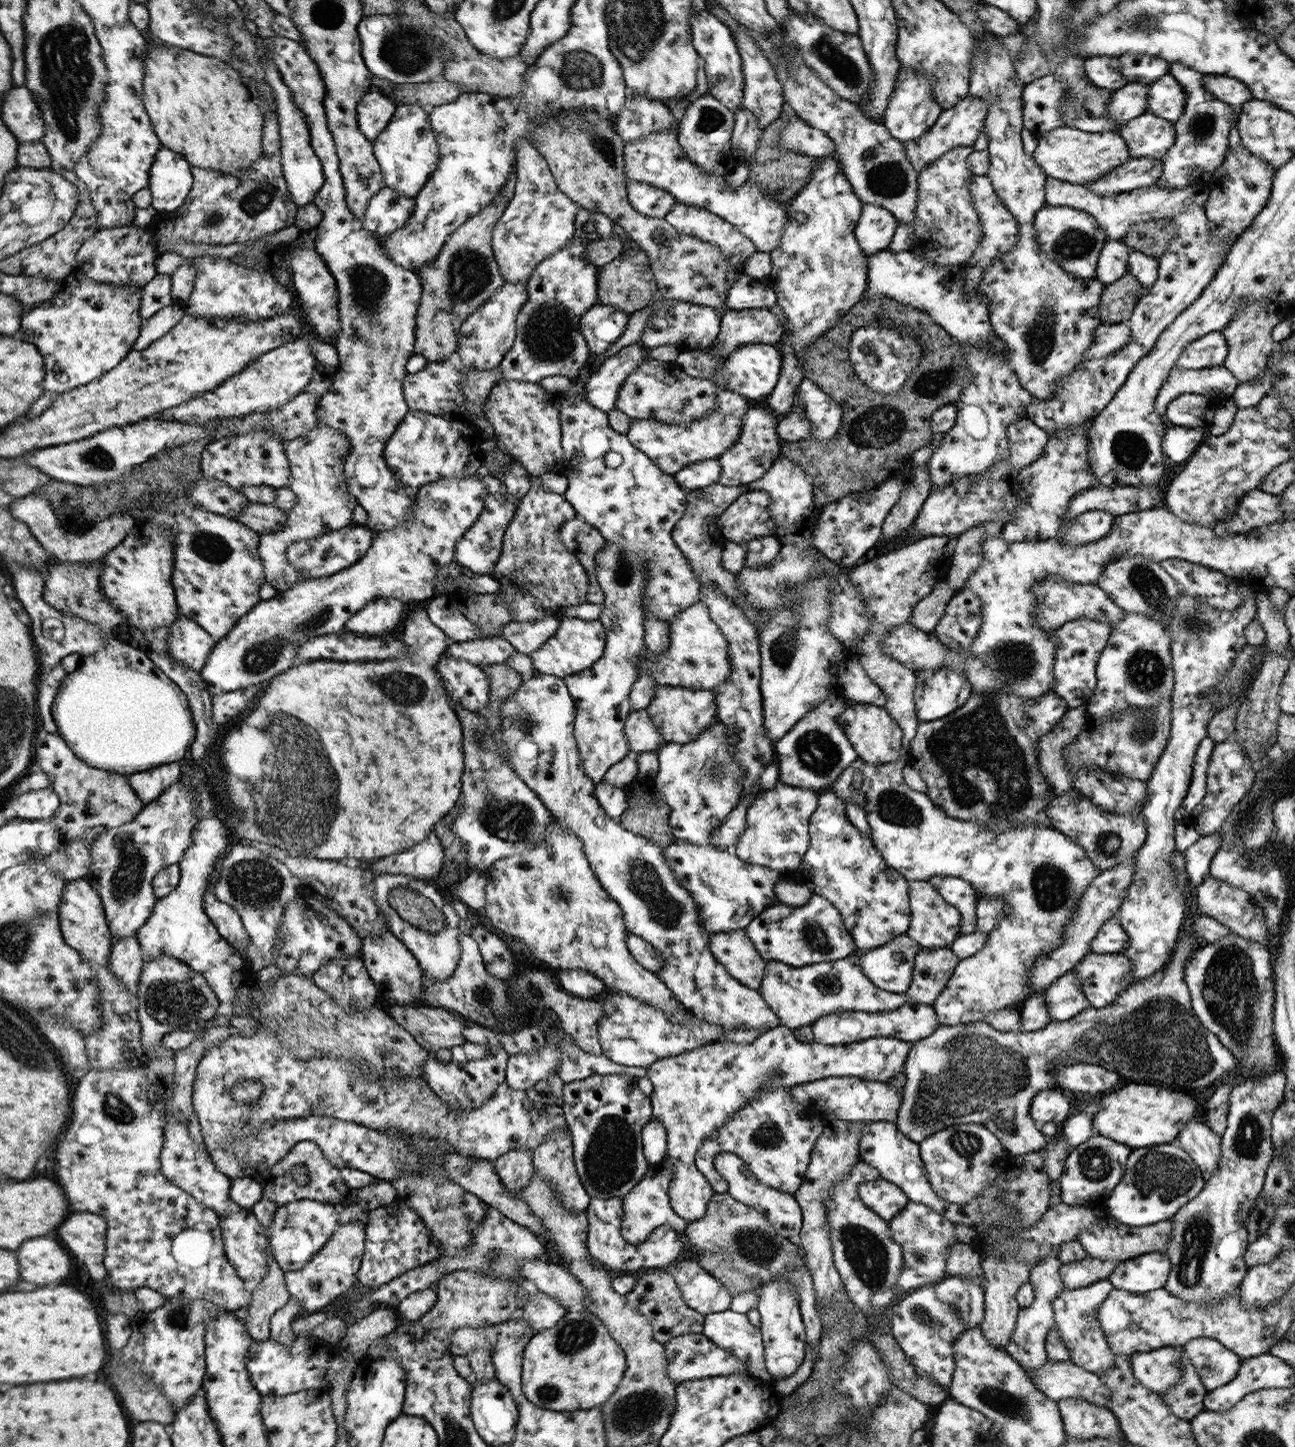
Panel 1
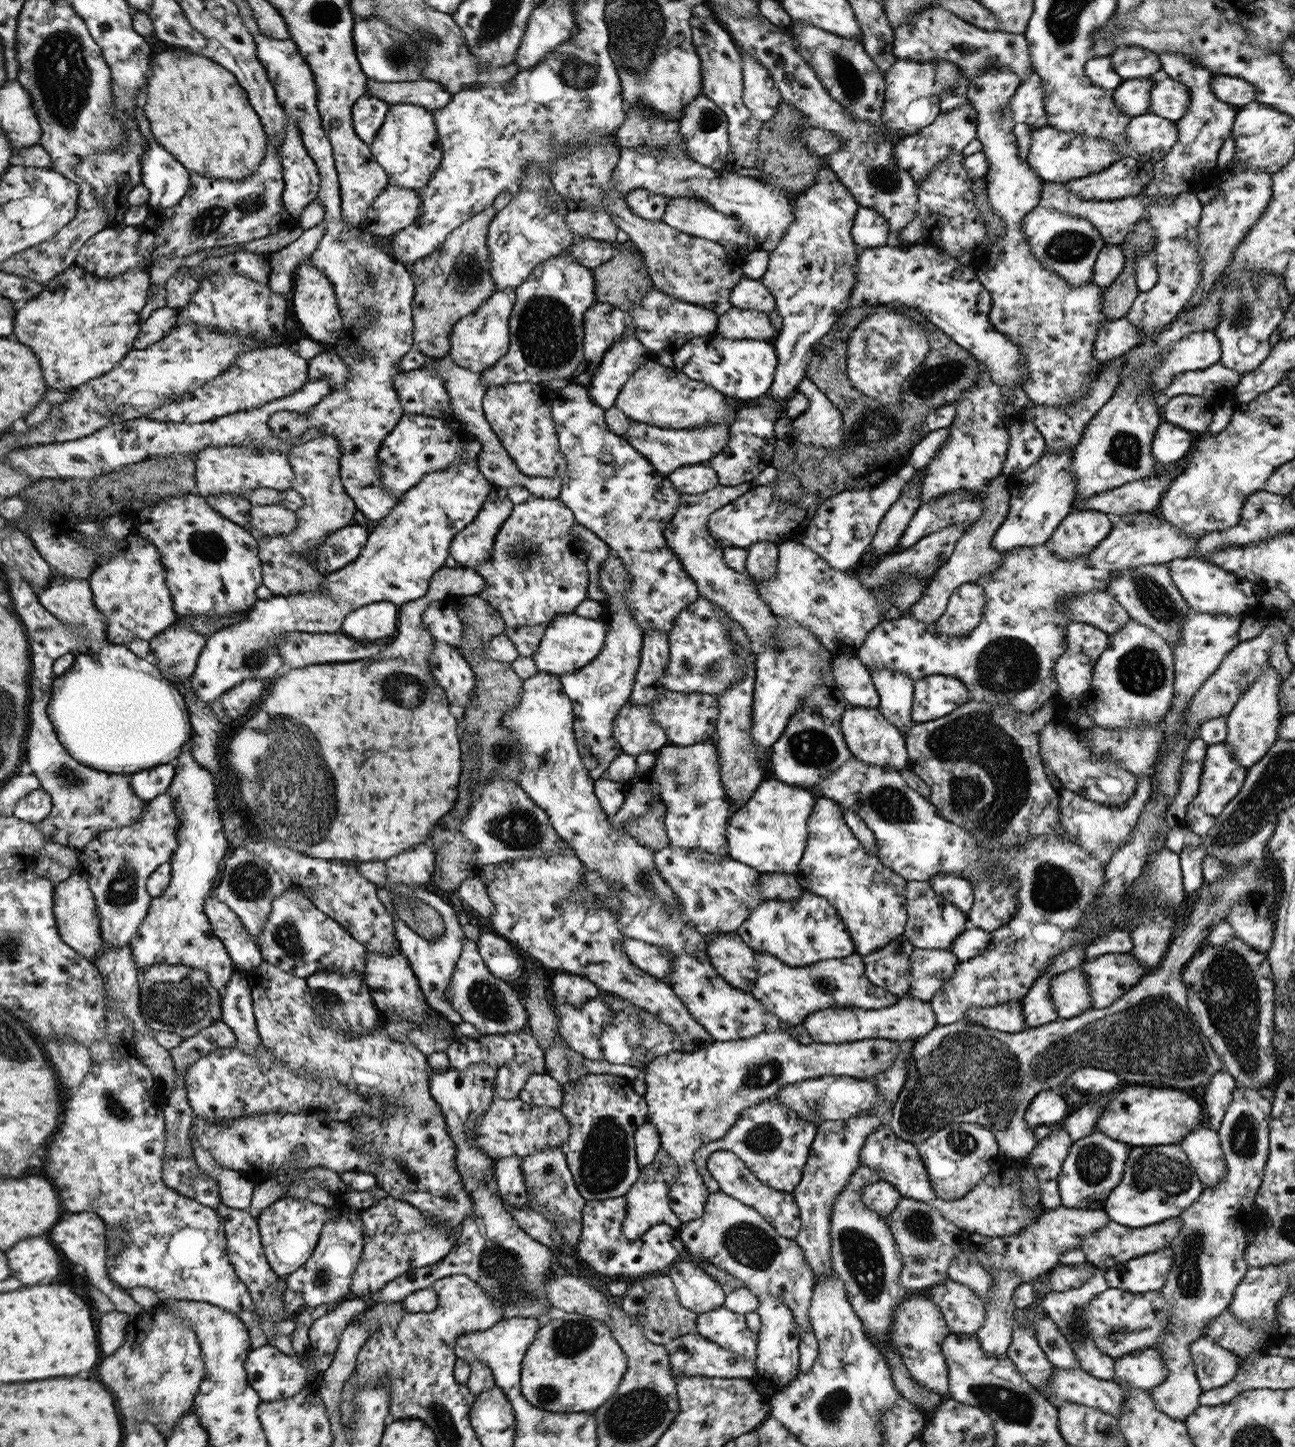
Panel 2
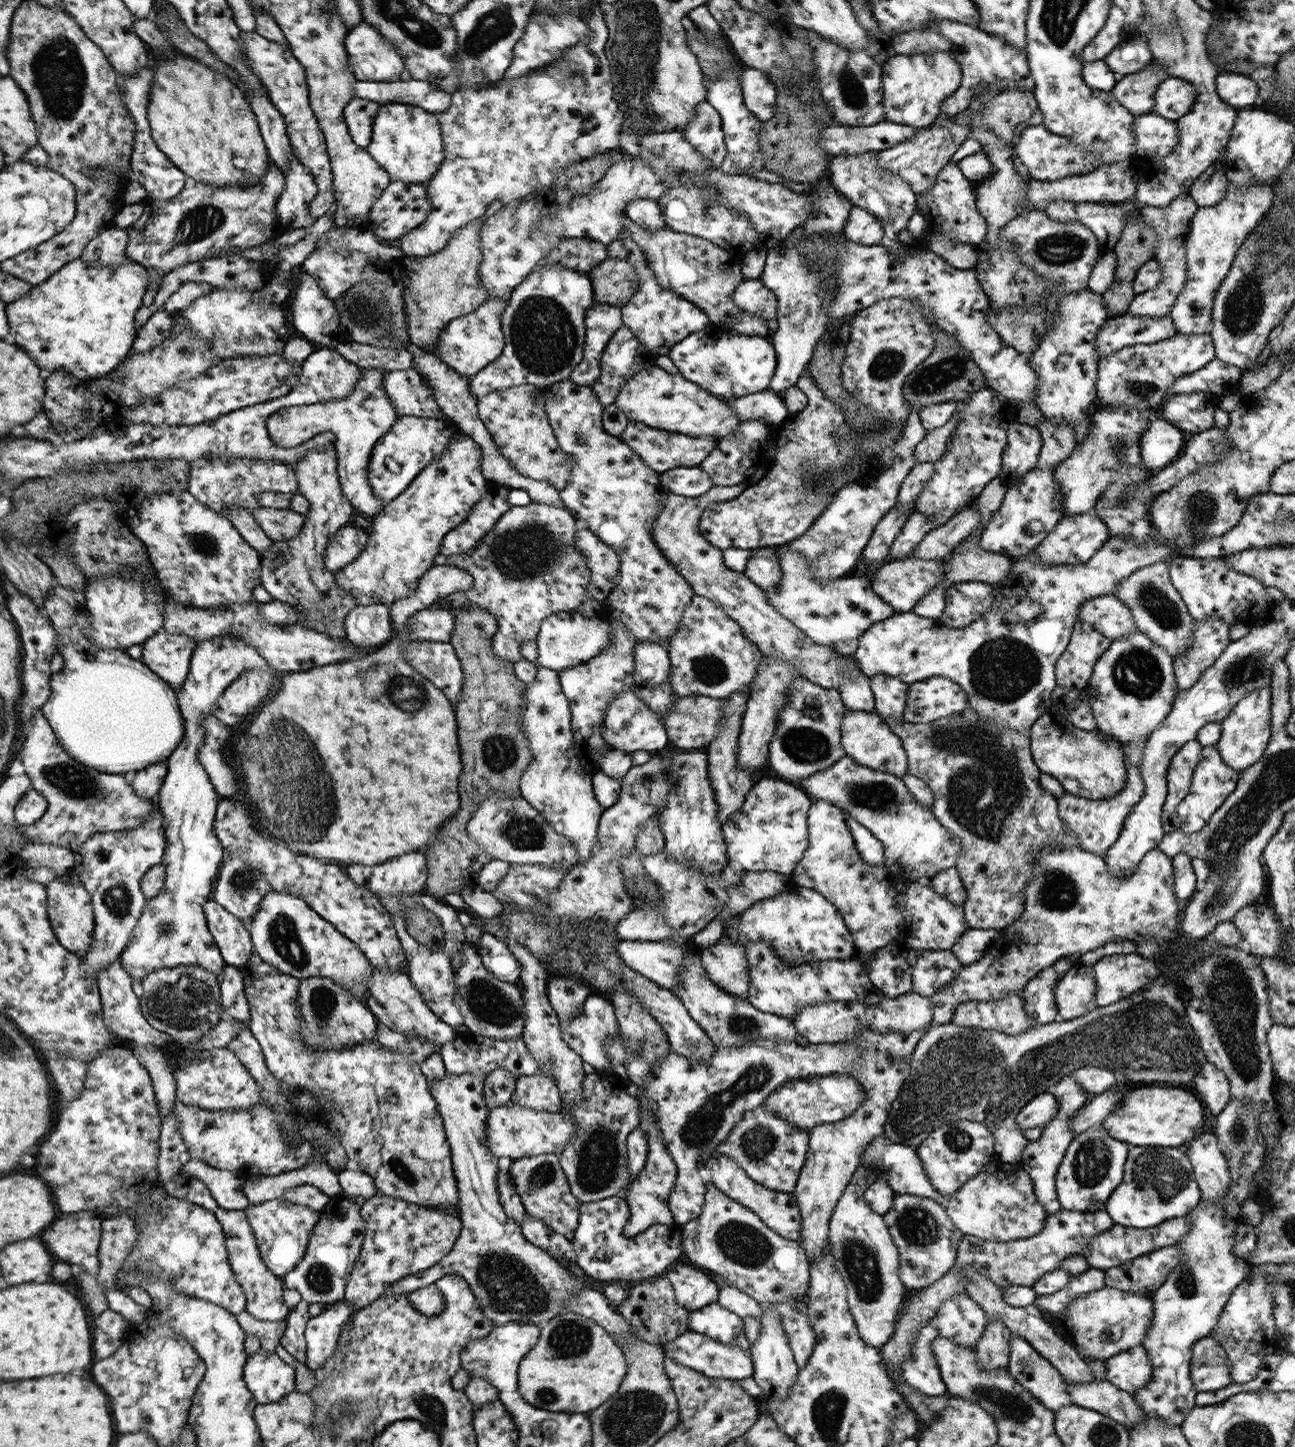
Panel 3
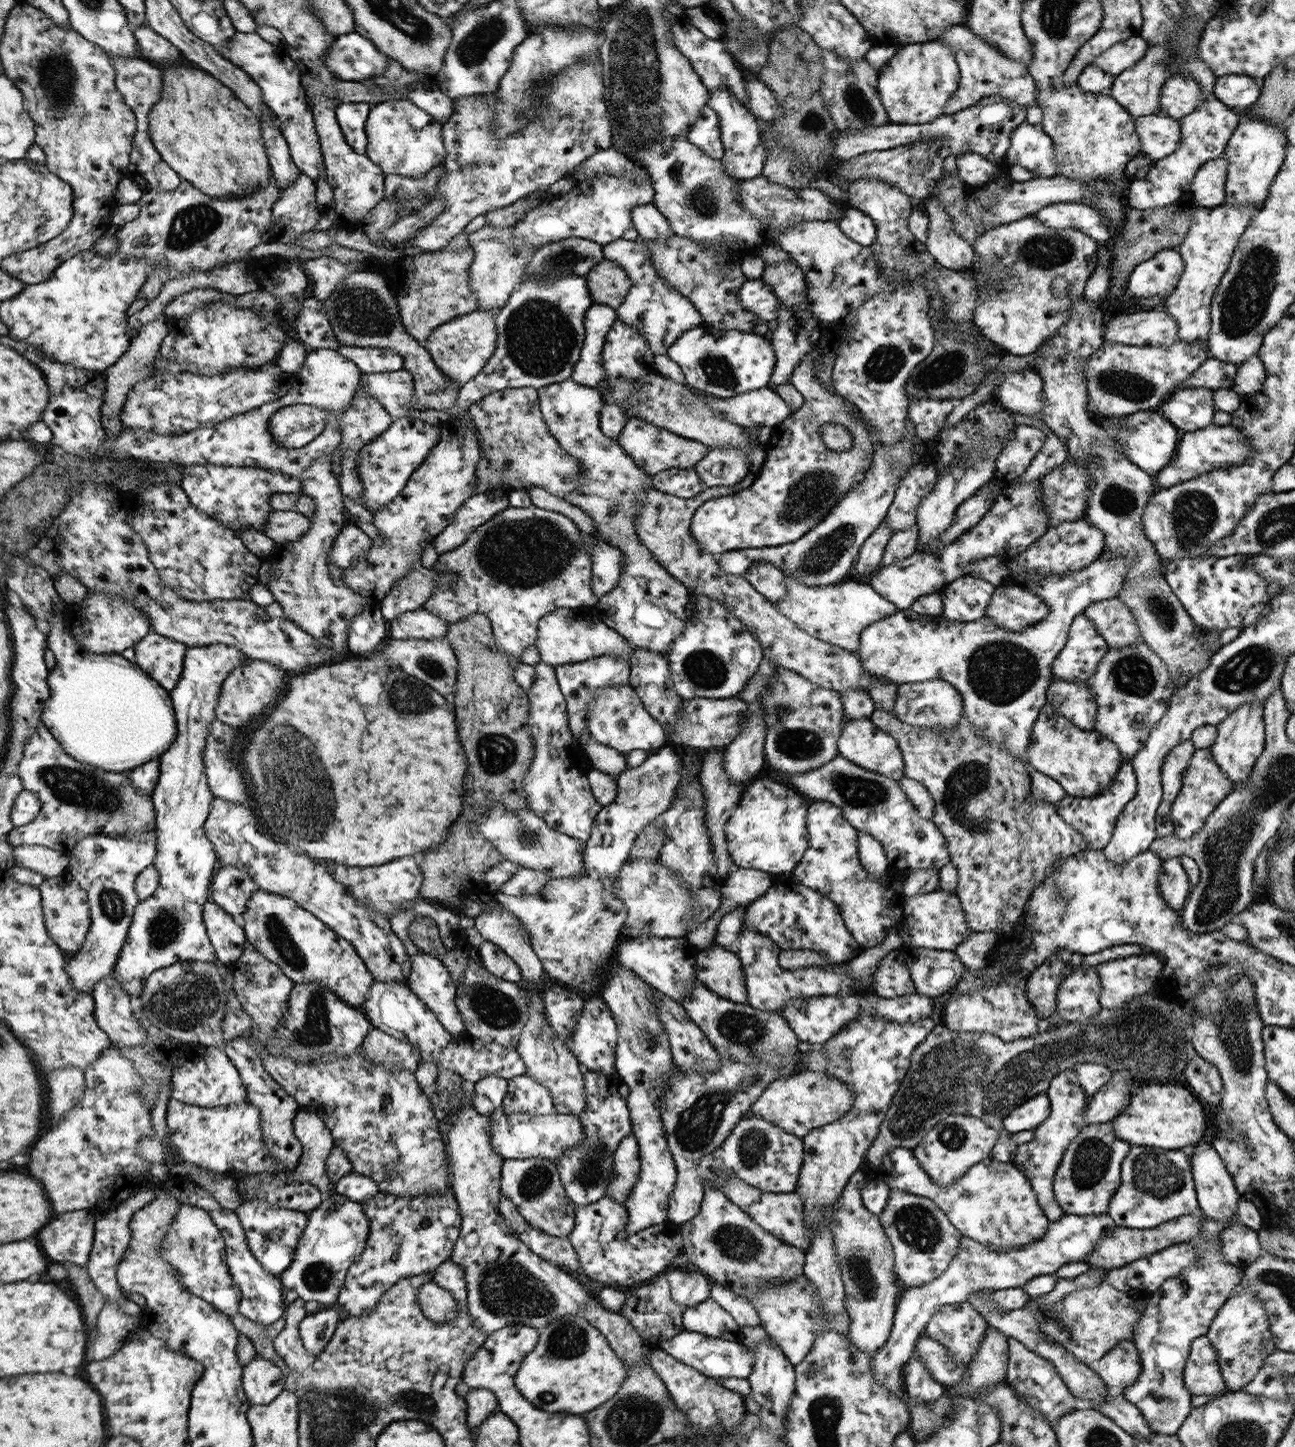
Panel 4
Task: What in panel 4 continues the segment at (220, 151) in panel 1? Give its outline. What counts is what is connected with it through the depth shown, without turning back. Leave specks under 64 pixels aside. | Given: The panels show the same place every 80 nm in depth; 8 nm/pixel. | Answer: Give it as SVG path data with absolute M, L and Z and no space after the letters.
M179 62L176 66L166 65L162 73L160 102L153 106L149 115L149 134L164 163L176 171L182 180L187 180L211 198L248 196L266 188L273 177L267 145L262 140L263 124L235 96L233 89L215 76L206 74L206 71L198 70L196 64Z

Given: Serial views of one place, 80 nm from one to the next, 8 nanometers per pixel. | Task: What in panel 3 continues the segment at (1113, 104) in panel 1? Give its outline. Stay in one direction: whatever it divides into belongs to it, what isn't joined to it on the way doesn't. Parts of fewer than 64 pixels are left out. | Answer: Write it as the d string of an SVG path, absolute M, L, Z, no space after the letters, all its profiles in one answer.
M1152 59L1142 70L1121 76L1110 92L1118 104L1140 117L1152 113L1156 89L1168 77L1166 67Z

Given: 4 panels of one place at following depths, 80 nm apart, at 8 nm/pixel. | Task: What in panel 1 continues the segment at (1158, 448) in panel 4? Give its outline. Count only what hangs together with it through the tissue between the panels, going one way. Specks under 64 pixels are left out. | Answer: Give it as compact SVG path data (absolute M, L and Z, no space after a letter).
M1172 425L1166 427L1161 442L1163 456L1172 462L1184 464L1194 454L1197 446L1203 442L1206 434L1208 433L1204 428Z

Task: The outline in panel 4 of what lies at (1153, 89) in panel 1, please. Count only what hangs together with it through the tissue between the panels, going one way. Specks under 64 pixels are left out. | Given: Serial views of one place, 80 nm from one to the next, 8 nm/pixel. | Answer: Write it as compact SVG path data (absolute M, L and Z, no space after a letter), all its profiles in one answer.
M1178 74L1169 78L1162 87L1160 115L1181 120L1205 104L1205 92L1192 75Z

